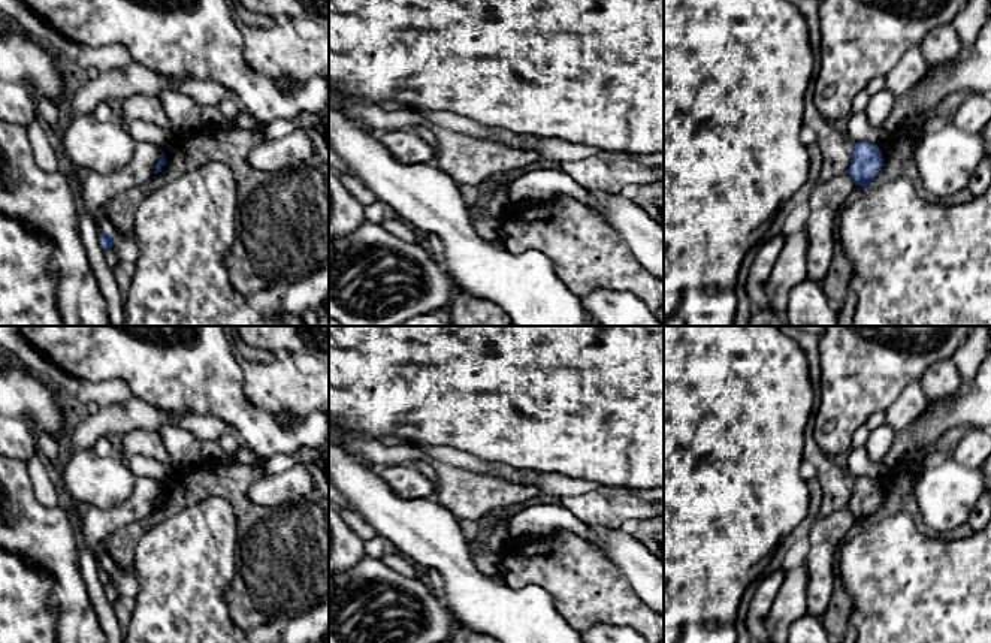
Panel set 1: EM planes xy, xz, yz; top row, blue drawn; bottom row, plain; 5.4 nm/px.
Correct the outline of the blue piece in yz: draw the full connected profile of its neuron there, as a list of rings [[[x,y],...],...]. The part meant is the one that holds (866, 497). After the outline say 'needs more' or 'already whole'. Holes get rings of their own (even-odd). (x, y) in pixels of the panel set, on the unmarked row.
[[[856,477],[852,483],[848,508],[855,520],[867,522],[883,499],[882,486],[868,477]]] | already whole

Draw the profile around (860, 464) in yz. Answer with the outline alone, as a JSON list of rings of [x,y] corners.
[[[864,447],[850,449],[848,468],[853,477],[868,477],[879,483],[889,474],[885,464],[873,462]]]

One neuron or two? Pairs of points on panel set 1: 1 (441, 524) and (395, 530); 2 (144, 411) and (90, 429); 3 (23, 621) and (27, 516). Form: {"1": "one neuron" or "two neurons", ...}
{"1": "one neuron", "2": "one neuron", "3": "two neurons"}

